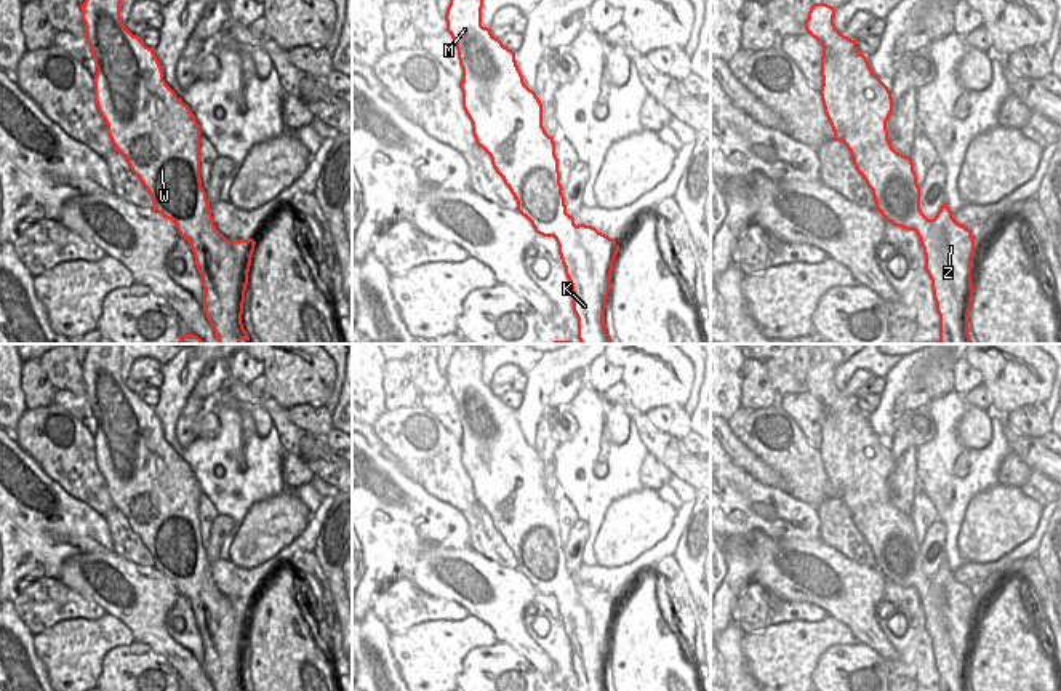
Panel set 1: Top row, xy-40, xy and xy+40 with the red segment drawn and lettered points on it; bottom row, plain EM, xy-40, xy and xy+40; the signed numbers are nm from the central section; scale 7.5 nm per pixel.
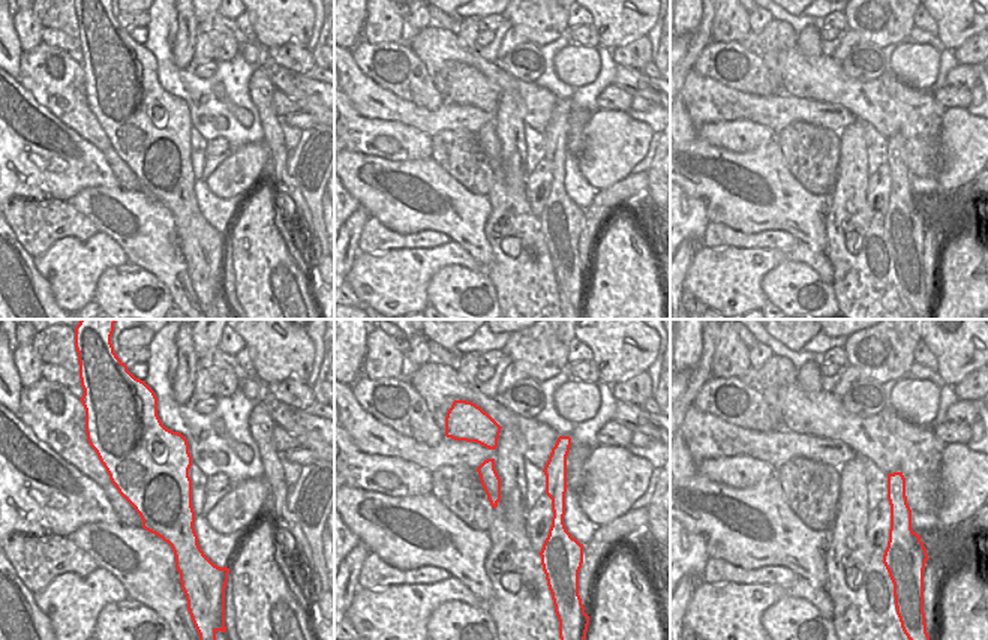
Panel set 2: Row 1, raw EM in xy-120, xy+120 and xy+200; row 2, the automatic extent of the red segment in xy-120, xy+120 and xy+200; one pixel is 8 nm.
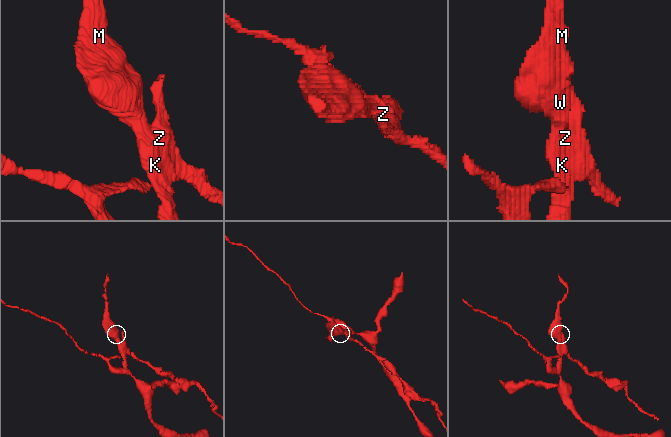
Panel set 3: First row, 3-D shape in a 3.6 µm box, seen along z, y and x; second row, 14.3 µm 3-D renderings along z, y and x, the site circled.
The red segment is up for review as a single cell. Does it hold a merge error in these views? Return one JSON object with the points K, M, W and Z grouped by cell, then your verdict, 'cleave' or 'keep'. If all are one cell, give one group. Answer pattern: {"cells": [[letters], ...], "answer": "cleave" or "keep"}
{"cells": [["K", "M", "W"], ["Z"]], "answer": "cleave"}

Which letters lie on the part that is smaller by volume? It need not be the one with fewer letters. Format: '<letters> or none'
Z

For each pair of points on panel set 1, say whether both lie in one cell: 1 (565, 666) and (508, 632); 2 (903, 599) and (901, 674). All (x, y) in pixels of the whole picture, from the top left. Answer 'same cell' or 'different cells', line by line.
1: different cells
2: same cell

